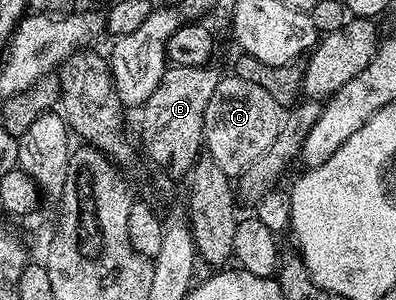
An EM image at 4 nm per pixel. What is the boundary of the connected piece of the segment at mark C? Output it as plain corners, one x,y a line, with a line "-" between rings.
236,75
222,76
204,112
202,140
206,154
215,159
224,174
238,177
275,141
282,120
281,106
263,87

